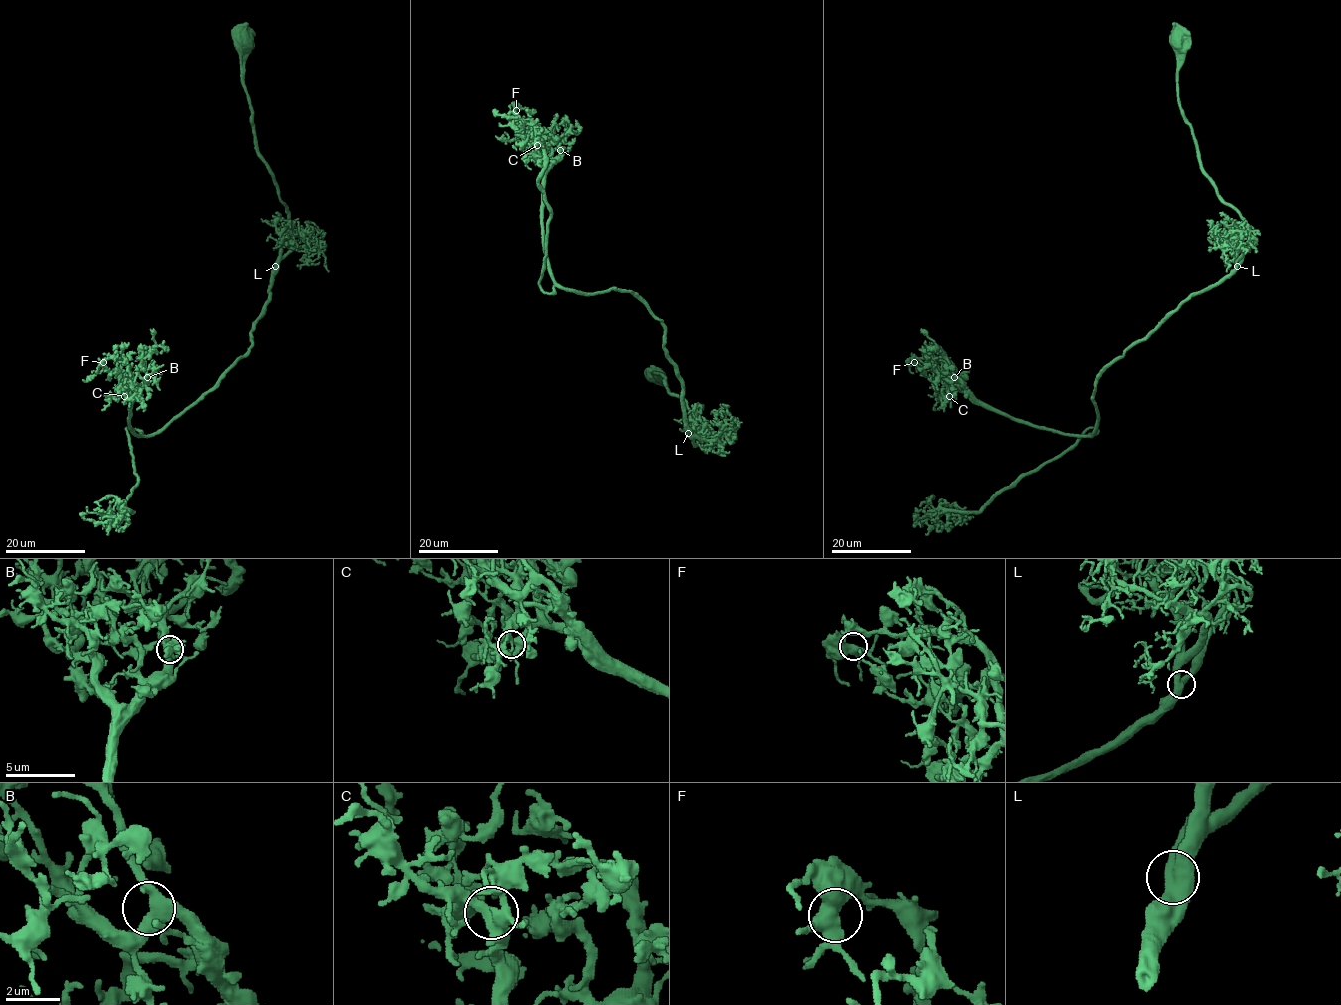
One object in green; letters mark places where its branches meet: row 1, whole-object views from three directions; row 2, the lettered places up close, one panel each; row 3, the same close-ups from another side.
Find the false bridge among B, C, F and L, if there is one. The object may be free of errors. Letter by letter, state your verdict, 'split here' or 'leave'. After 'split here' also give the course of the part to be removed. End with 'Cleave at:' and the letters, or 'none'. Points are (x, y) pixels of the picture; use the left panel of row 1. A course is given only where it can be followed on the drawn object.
B: leave
C: leave
F: leave
L: leave
Cleave at: none

